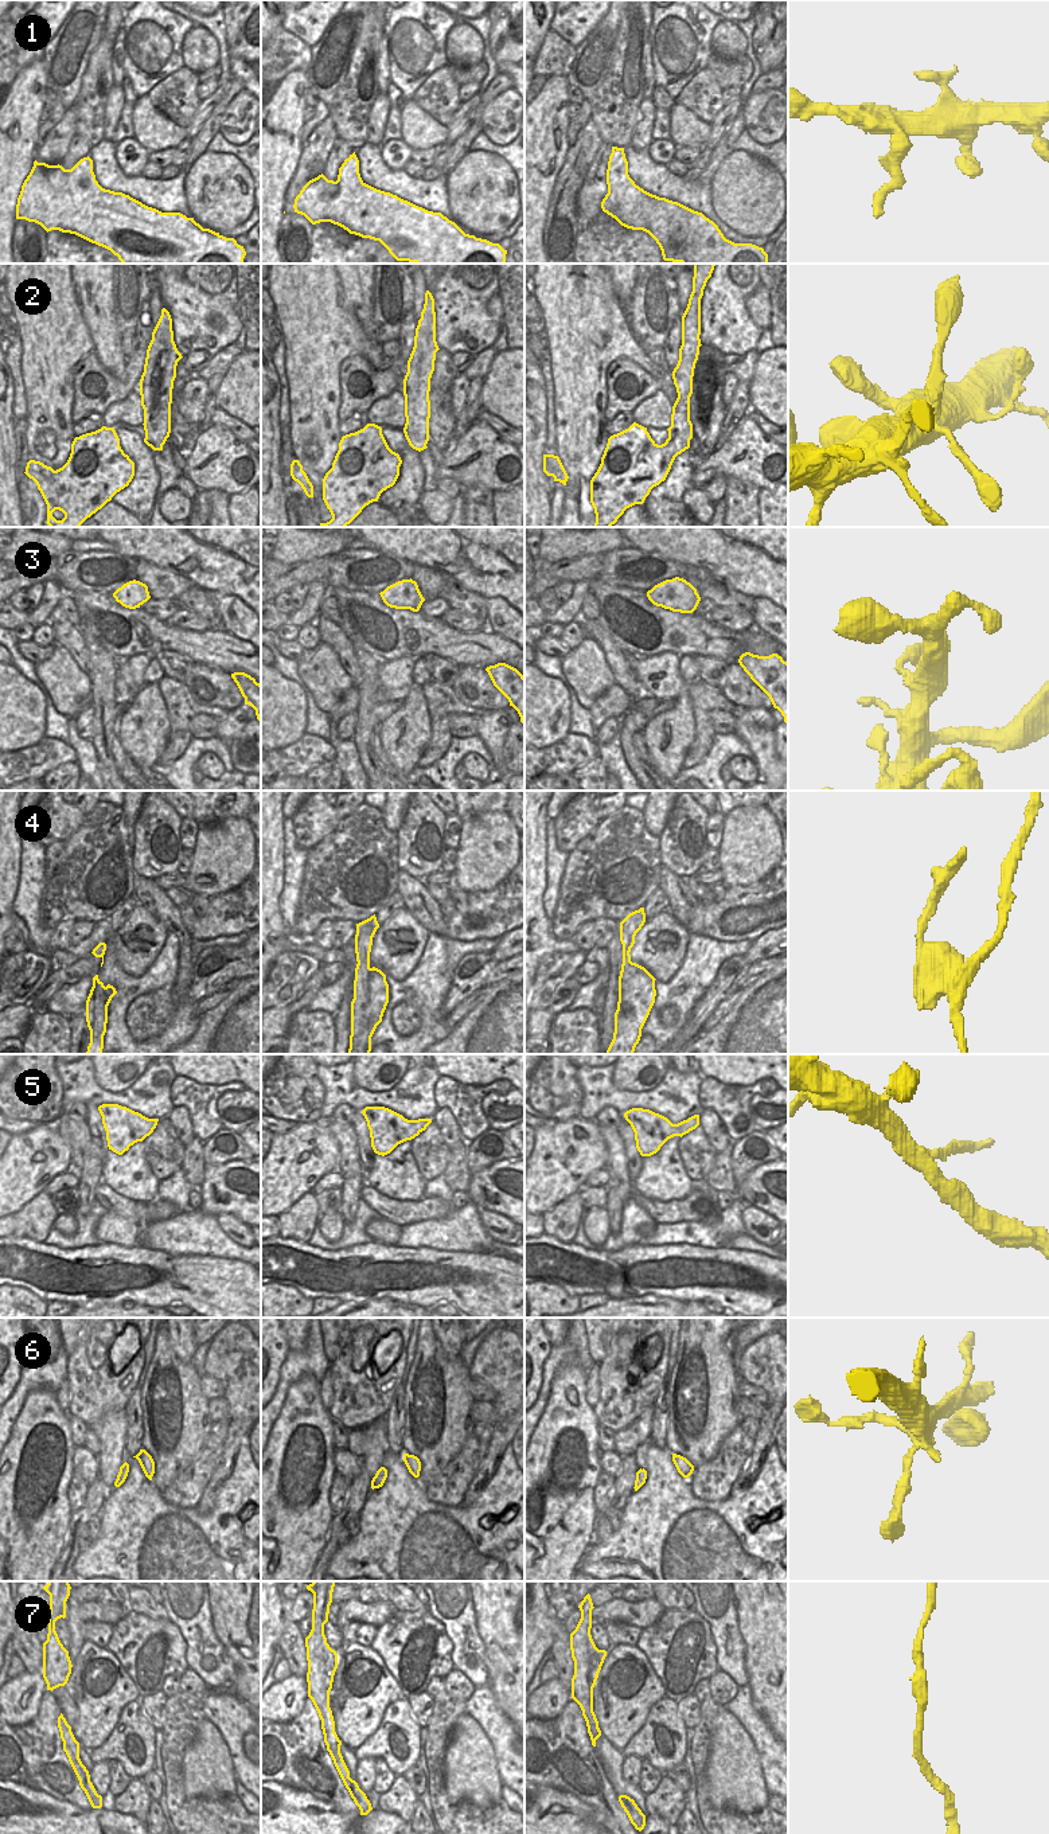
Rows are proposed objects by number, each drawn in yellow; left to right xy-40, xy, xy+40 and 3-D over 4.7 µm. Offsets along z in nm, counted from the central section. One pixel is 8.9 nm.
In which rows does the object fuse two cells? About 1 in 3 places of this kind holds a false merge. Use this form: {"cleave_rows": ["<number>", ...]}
{"cleave_rows": ["4", "5"]}

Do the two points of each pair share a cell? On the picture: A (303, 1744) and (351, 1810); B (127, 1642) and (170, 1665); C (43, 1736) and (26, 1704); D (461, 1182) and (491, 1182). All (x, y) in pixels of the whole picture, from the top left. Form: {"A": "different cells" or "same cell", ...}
{"A": "same cell", "B": "same cell", "C": "different cells", "D": "different cells"}

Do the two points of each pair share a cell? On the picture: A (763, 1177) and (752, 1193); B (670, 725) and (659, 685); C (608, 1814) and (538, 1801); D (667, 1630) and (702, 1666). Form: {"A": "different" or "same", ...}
{"A": "same", "B": "different", "C": "different", "D": "same"}

